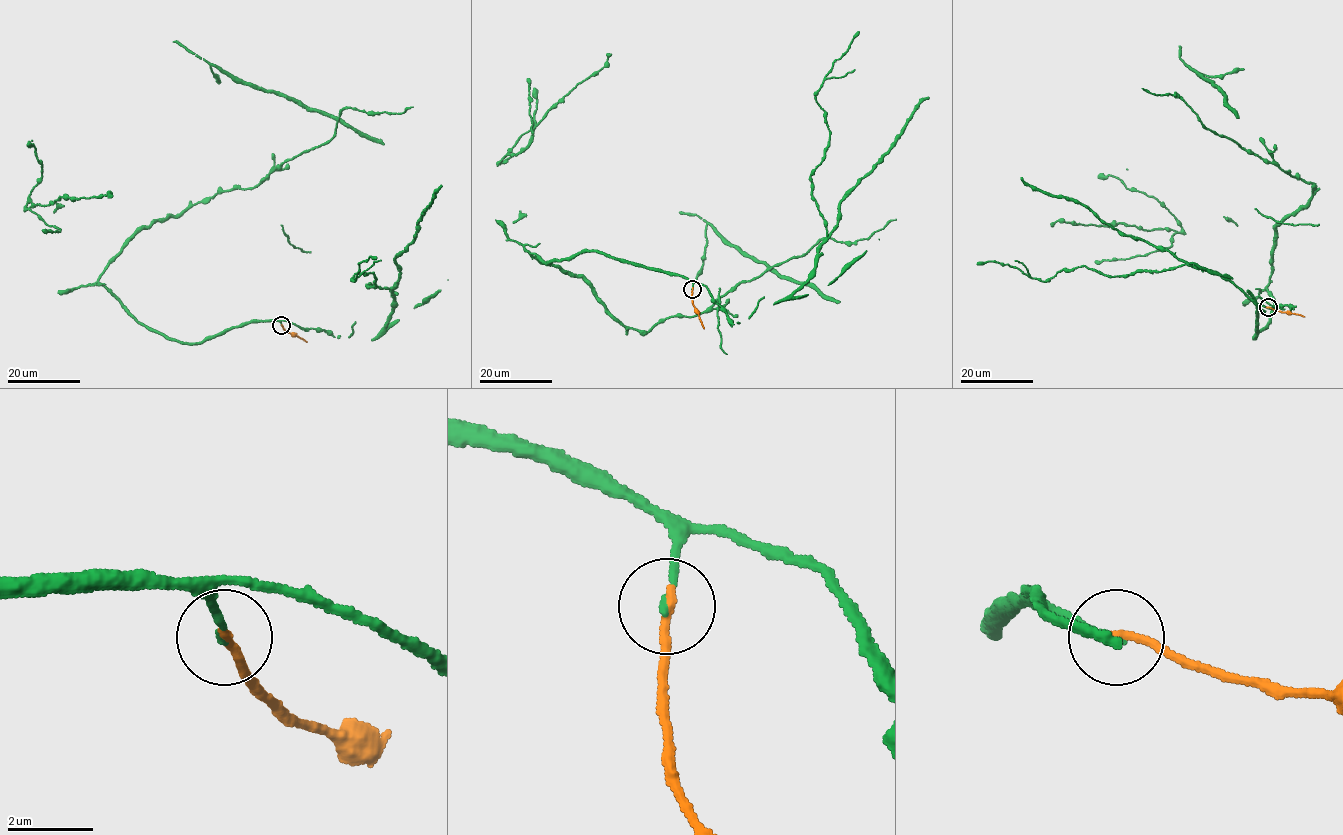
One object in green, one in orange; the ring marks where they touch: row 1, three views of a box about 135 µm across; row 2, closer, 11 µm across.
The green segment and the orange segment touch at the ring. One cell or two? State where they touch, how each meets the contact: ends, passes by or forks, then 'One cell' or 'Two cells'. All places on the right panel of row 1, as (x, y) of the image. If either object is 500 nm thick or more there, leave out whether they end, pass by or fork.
Place: (1268, 307). At the ring green ends. At the ring orange ends. One cell

